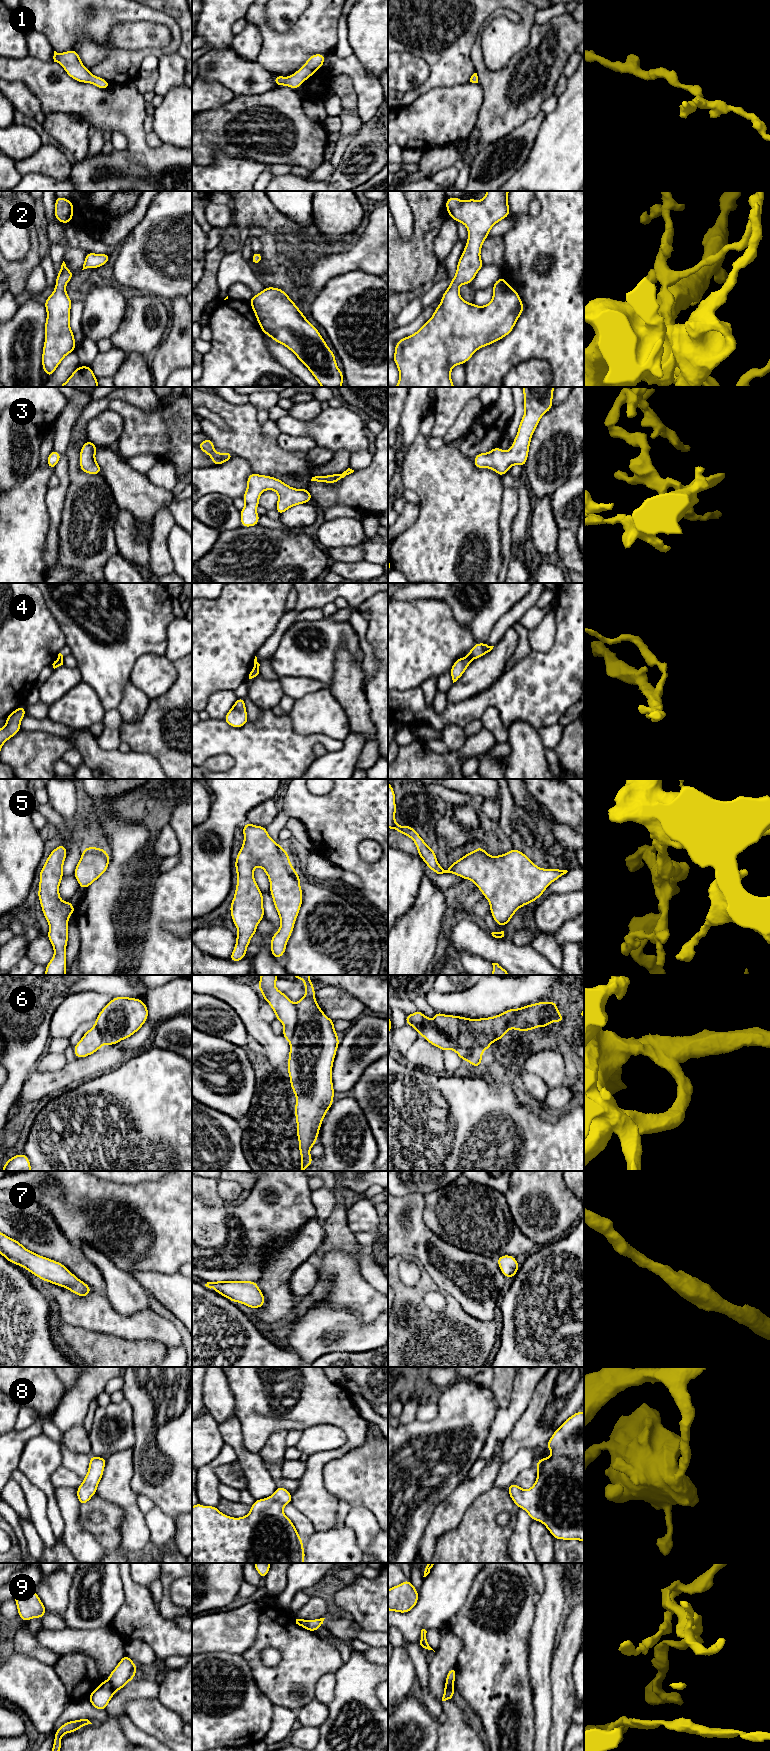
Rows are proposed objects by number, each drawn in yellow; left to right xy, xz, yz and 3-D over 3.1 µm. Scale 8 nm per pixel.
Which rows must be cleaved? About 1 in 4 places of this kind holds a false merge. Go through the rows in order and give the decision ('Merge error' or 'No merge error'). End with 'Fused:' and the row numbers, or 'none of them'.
1: No merge error
2: No merge error
3: No merge error
4: Merge error
5: No merge error
6: No merge error
7: No merge error
8: No merge error
9: Merge error
Fused: 4, 9

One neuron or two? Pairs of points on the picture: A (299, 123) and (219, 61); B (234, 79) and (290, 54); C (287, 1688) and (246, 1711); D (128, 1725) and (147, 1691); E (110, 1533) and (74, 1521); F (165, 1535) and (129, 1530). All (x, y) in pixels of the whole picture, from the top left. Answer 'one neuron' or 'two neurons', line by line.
A: two neurons
B: two neurons
C: two neurons
D: two neurons
E: two neurons
F: two neurons

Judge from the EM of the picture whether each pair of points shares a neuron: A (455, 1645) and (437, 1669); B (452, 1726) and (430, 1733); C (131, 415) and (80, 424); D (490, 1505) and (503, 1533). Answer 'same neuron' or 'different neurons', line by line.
A: same neuron
B: different neurons
C: different neurons
D: same neuron

